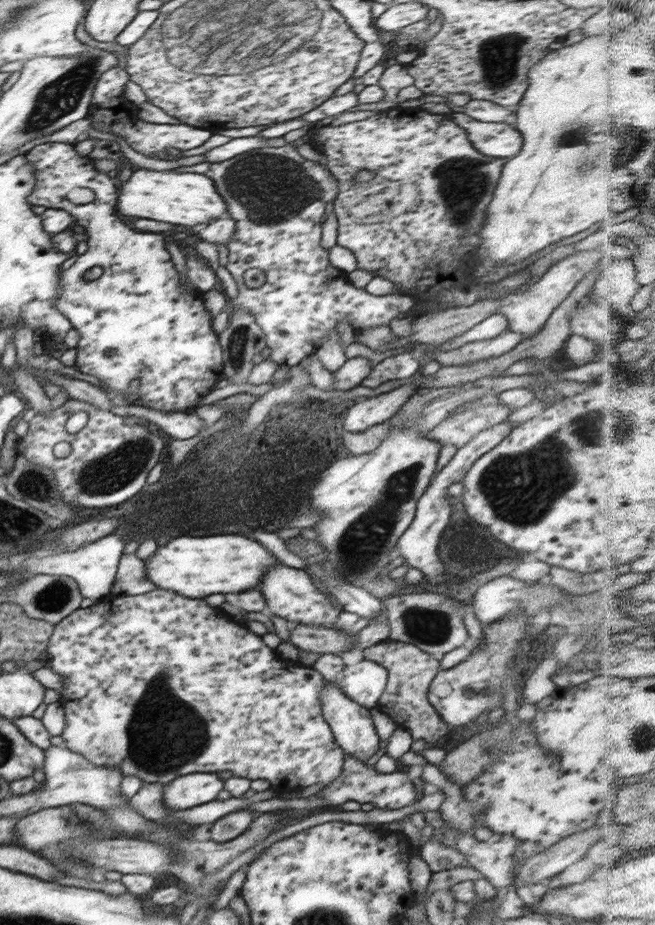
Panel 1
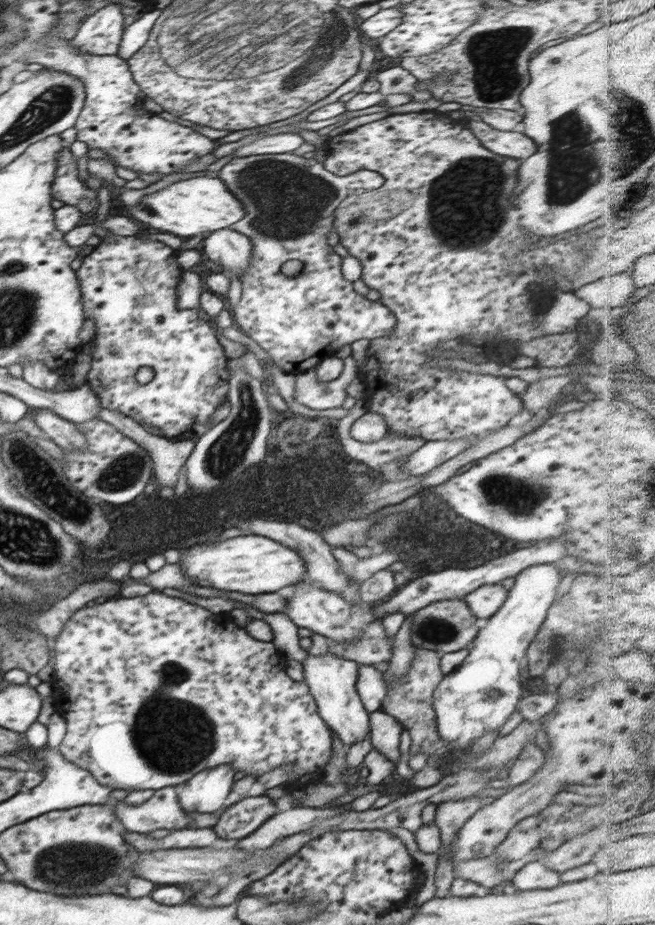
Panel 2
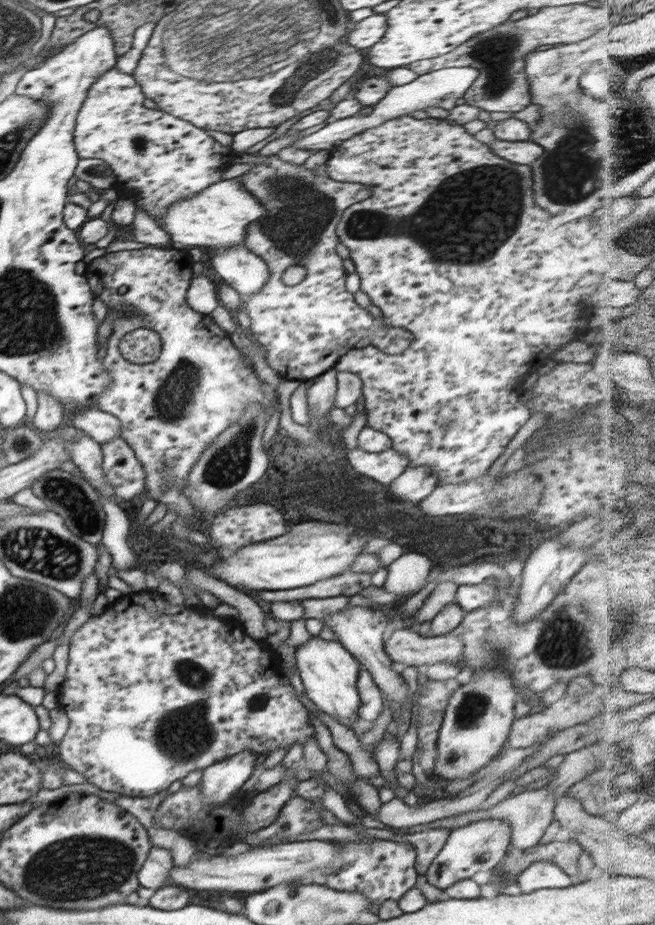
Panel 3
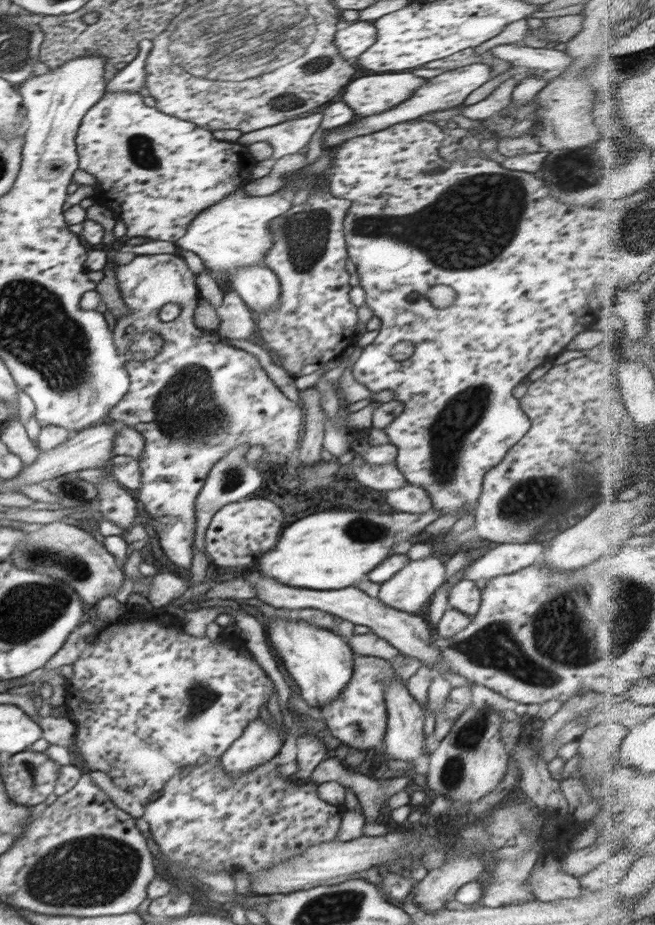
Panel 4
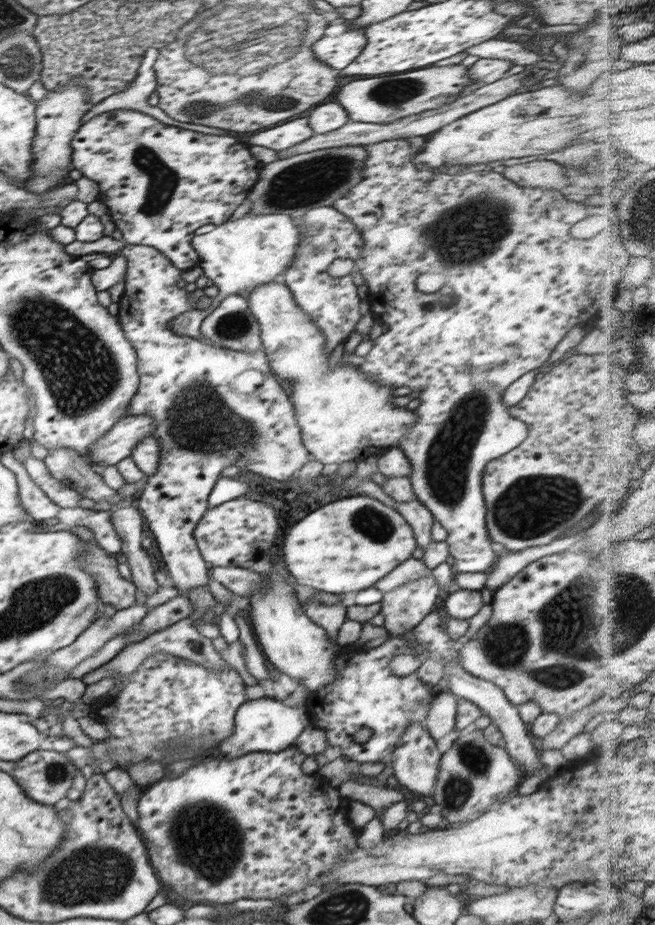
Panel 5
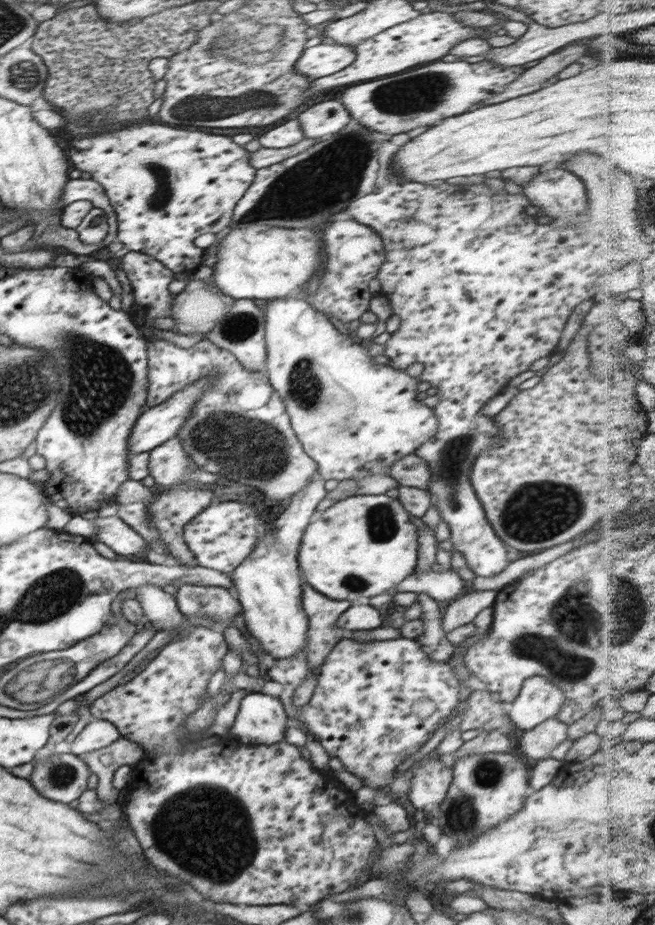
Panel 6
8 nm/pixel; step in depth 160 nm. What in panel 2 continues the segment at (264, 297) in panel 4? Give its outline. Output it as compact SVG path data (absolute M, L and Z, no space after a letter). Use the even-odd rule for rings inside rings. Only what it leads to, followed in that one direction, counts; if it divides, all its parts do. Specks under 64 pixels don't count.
M232 227L211 232L202 241L200 250L212 262L221 266L224 274L233 274L238 278L244 275L253 256L251 240Z

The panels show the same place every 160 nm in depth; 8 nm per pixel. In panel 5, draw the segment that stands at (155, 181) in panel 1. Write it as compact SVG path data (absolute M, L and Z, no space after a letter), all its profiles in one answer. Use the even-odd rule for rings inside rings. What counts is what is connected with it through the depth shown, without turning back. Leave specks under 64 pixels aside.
M250 211L240 219L228 219L226 222L216 225L216 228L211 232L205 233L204 235L194 235L191 243L199 254L199 259L201 260L200 267L203 270L203 275L210 280L210 284L218 287L218 295L212 298L210 306L206 309L200 310L193 308L176 316L176 318L172 319L168 324L170 330L176 335L194 337L206 344L220 347L216 346L210 338L202 336L202 321L220 305L221 300L233 294L245 296L259 284L281 280L282 275L286 273L287 268L293 263L297 255L298 245L302 239L298 230L299 226L294 223L294 220L292 220L288 214L256 215Z

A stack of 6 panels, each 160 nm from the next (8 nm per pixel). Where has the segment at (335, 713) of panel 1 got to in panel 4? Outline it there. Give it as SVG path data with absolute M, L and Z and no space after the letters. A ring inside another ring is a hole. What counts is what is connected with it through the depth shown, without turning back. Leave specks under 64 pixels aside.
M293 616L290 620L271 619L266 640L296 681L304 700L319 708L331 703L351 679L356 657L351 646L334 630L320 629Z

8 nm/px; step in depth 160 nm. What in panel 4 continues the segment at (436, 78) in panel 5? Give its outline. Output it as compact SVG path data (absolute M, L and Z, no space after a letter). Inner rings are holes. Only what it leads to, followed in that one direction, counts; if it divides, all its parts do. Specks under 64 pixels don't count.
M410 71L362 76L345 86L341 100L353 110L356 118L366 118L408 100L425 82L427 79L414 76Z

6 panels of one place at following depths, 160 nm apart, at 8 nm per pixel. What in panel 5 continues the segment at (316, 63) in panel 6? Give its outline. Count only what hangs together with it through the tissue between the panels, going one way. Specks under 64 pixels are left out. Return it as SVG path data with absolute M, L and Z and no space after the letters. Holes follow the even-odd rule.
M349 30L335 38L318 39L310 48L313 59L339 72L347 68L362 52L367 39L364 30Z

